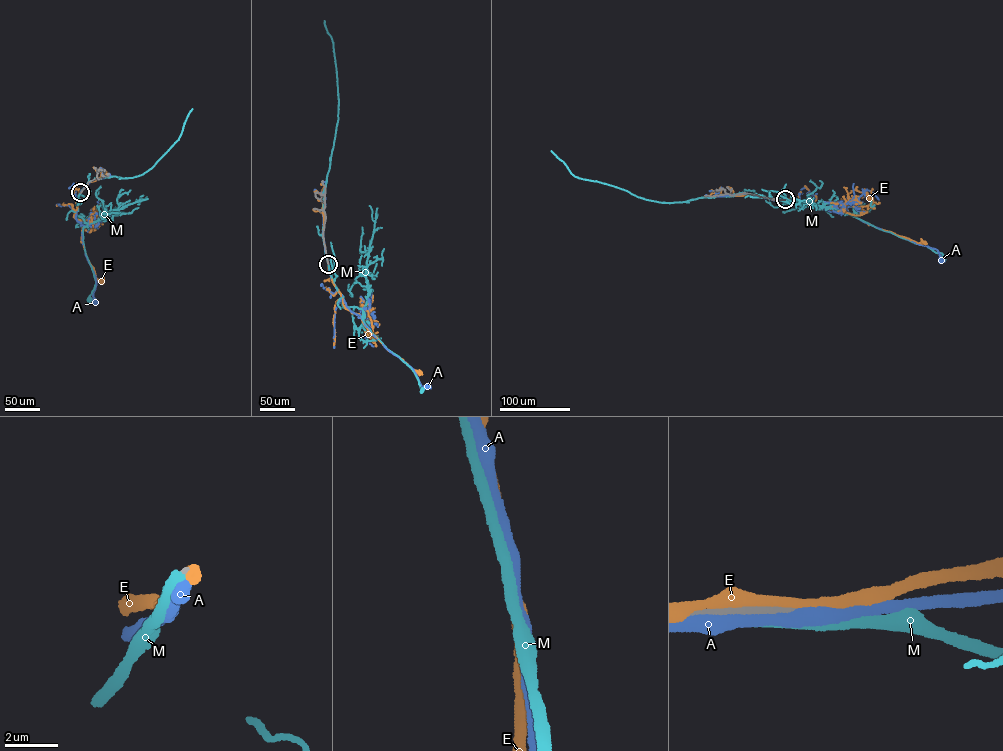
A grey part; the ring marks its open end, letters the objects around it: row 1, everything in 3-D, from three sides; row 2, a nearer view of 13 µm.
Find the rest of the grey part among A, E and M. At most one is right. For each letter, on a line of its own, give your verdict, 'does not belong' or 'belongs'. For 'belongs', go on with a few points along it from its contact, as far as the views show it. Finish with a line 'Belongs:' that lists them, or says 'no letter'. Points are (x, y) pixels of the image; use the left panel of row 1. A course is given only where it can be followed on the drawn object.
A: does not belong
E: does not belong
M: does not belong
Belongs: no letter

